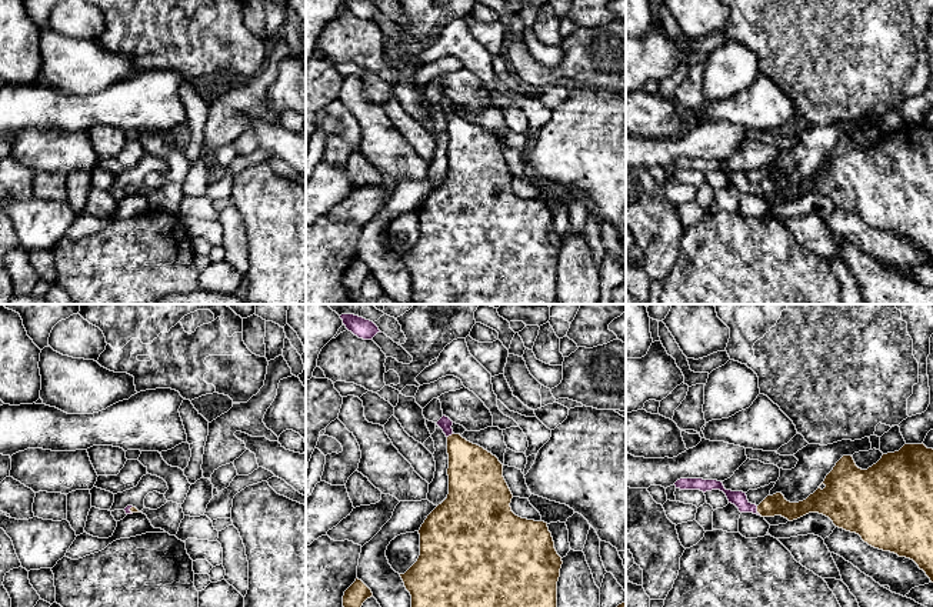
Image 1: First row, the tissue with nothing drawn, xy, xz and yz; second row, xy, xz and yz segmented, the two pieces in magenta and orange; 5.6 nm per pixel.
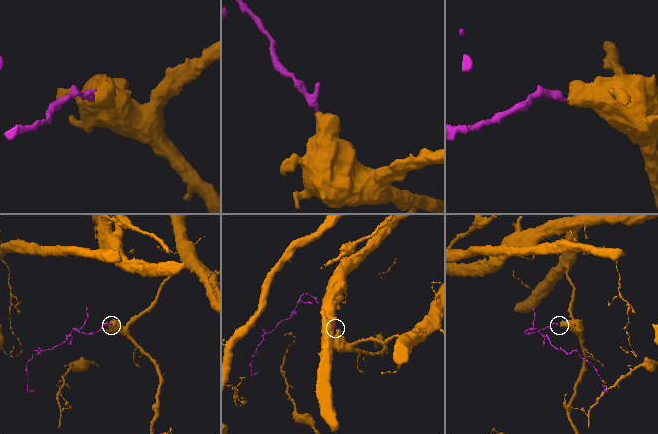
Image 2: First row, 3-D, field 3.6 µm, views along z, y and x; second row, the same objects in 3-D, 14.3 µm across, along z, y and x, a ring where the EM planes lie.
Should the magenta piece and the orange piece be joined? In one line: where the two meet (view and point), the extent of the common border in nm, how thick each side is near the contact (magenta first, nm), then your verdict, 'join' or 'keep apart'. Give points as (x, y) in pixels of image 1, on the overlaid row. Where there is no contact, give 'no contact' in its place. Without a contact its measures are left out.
meets magenta in yz at (756, 510); contact 60 nm long; 90 nm thick on the magenta side, 120 nm on the other; join

